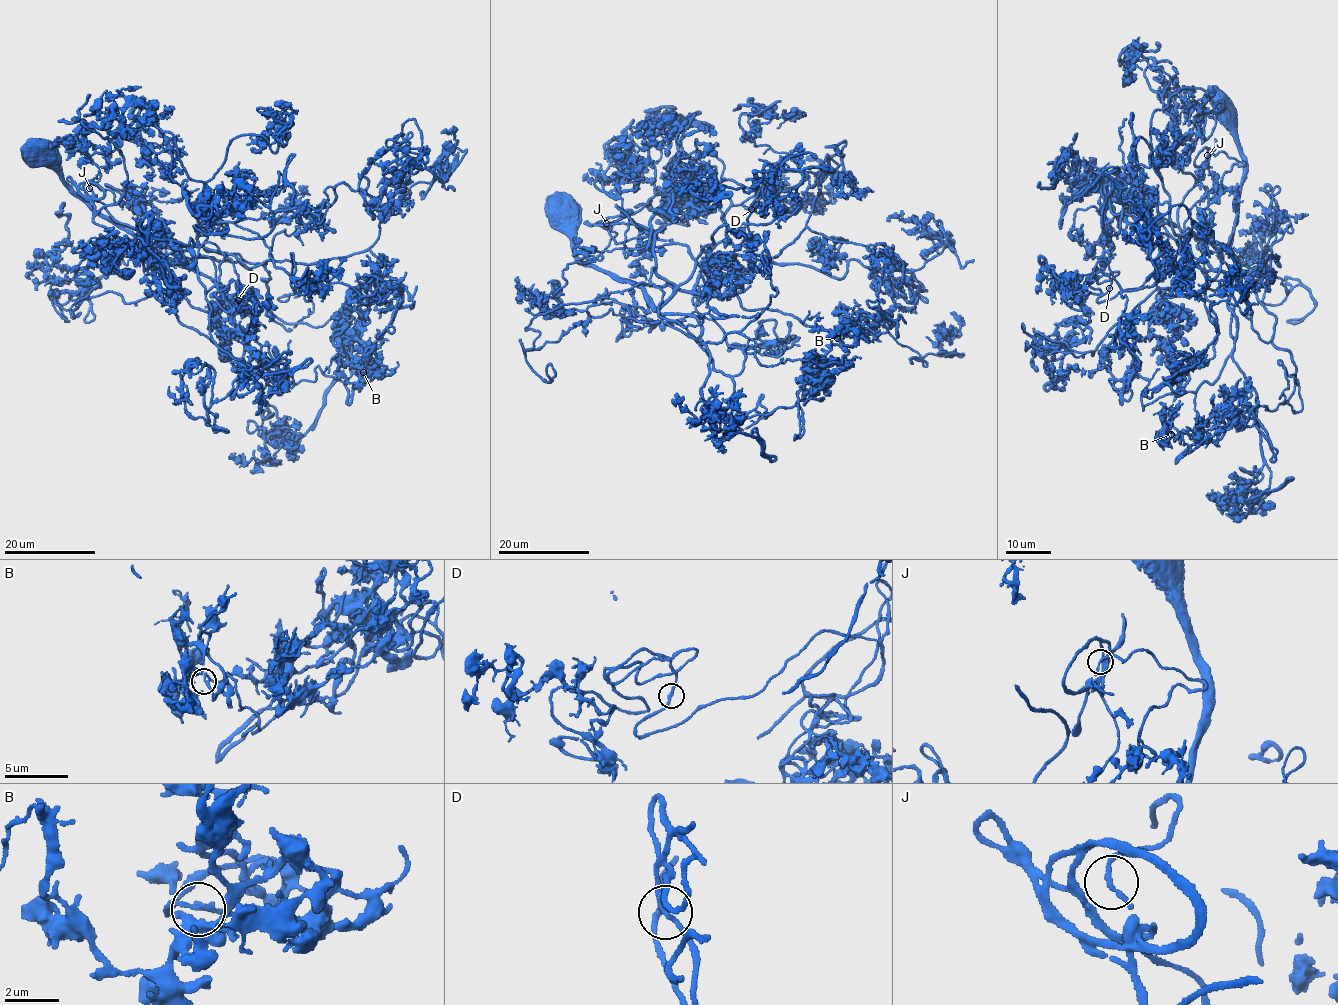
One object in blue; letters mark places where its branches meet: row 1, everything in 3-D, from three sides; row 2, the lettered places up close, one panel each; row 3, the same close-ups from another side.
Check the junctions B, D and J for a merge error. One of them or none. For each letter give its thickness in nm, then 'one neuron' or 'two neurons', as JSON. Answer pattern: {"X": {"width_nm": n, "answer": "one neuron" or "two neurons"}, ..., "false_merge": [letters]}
{"B": {"width_nm": 190, "answer": "one neuron"}, "D": {"width_nm": 180, "answer": "one neuron"}, "J": {"width_nm": 160, "answer": "one neuron"}, "false_merge": []}

